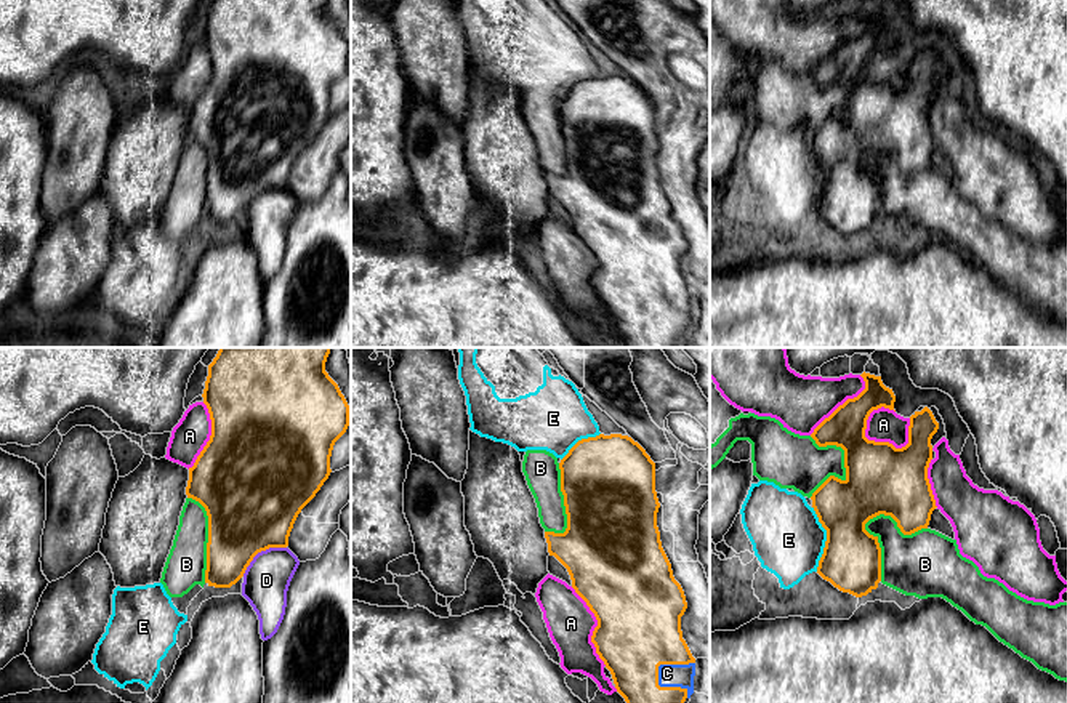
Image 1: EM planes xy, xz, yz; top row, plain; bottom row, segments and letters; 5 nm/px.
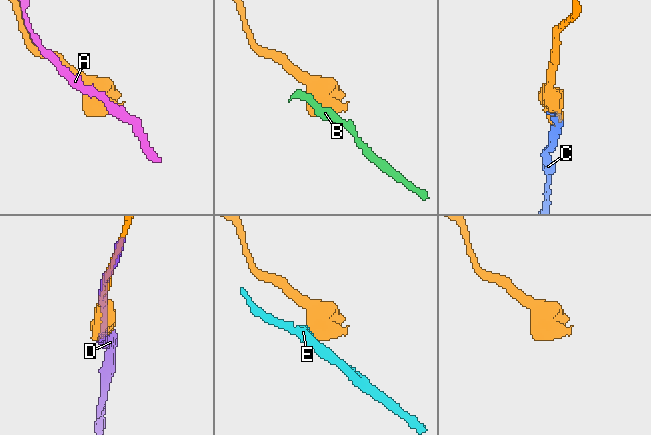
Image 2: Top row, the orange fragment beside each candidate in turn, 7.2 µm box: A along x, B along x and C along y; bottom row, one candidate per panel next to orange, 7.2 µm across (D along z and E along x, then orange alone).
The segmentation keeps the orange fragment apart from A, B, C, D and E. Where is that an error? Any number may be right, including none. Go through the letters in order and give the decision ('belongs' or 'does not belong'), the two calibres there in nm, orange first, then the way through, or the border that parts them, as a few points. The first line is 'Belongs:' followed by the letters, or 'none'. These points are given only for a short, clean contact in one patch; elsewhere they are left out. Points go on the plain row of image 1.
Belongs: C
A: does not belong; 360 nm thick on the orange side, 170 nm on the other
B: does not belong; 360 nm thick on the orange side, 220 nm on the other
C: belongs; 420 nm thick on the orange side, 110 nm on the other
D: does not belong; 460 nm thick on the orange side, 240 nm on the other
E: does not belong; 300 nm thick on the orange side, 360 nm on the other; border along yz (813, 148), (817, 162), (825, 172), (825, 188), (817, 212)

